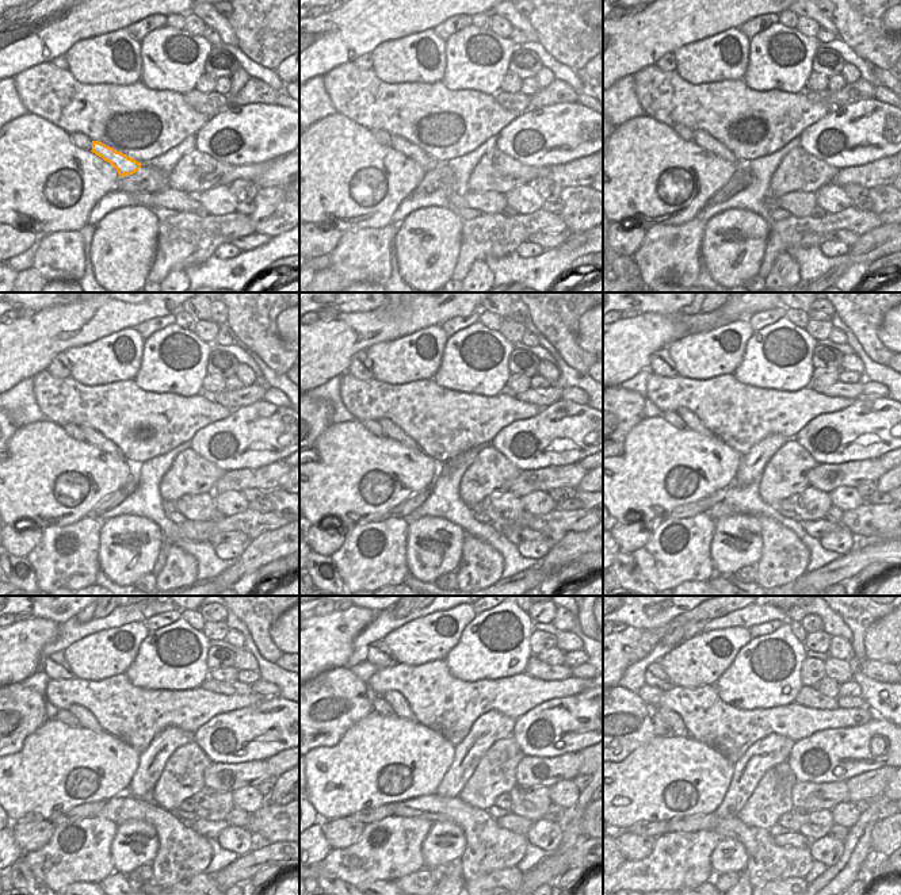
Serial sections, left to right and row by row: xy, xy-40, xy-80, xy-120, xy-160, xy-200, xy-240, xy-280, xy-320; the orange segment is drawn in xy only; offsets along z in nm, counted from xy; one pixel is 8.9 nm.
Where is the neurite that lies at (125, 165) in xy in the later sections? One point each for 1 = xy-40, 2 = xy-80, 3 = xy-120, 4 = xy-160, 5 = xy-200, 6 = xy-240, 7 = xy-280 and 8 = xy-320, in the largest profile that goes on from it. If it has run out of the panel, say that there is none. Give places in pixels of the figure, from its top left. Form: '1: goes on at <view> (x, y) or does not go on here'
1: goes on at xy-40 (423, 159)
2: goes on at xy-80 (701, 137)
3: goes on at xy-120 (92, 436)
4: goes on at xy-160 (389, 428)
5: goes on at xy-200 (690, 419)
6: goes on at xy-240 (86, 719)
7: goes on at xy-280 (380, 722)
8: goes on at xy-320 (668, 715)

